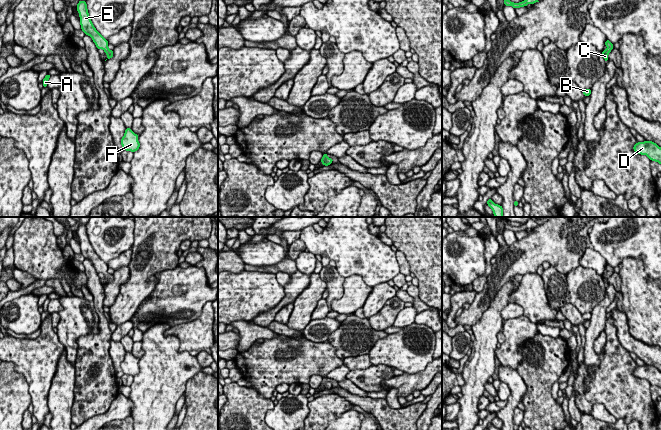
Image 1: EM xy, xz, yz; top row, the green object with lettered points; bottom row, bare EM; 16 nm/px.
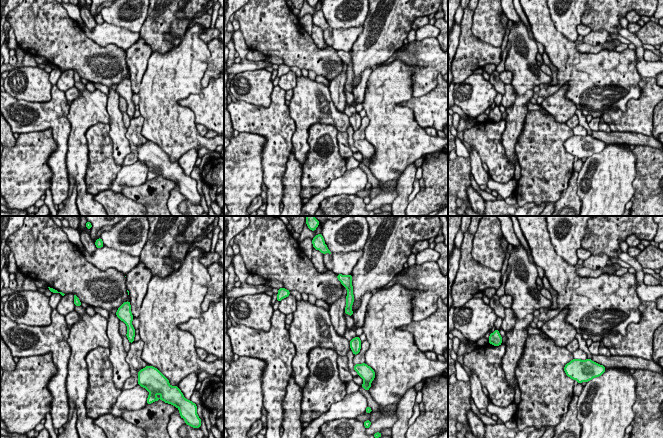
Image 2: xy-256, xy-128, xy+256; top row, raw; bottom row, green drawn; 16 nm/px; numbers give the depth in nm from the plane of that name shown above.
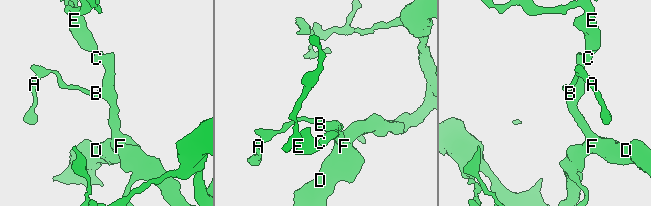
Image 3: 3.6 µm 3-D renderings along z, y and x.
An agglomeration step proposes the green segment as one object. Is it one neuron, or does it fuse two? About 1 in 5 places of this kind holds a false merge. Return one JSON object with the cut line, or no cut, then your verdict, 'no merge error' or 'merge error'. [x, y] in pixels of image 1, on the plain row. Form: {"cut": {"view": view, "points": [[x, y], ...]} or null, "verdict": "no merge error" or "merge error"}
{"cut": null, "verdict": "no merge error"}

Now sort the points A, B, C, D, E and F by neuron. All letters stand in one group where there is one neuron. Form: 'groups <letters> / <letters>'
groups A B C D E F

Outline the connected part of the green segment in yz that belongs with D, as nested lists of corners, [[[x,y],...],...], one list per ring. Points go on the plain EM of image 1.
[[[652,365],[637,366],[633,374],[641,379],[646,379],[651,385],[661,388],[661,371]]]

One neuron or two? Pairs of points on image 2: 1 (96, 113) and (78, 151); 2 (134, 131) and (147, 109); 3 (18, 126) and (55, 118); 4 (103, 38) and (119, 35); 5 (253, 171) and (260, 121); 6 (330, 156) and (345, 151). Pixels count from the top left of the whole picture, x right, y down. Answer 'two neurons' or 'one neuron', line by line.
1: one neuron
2: two neurons
3: one neuron
4: one neuron
5: two neurons
6: two neurons

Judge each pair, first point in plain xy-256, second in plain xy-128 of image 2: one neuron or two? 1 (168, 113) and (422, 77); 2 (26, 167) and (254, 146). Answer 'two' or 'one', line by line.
1: two
2: one

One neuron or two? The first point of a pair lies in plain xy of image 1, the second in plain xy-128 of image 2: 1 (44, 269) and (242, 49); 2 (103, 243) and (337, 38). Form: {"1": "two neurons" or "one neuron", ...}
{"1": "two neurons", "2": "two neurons"}

